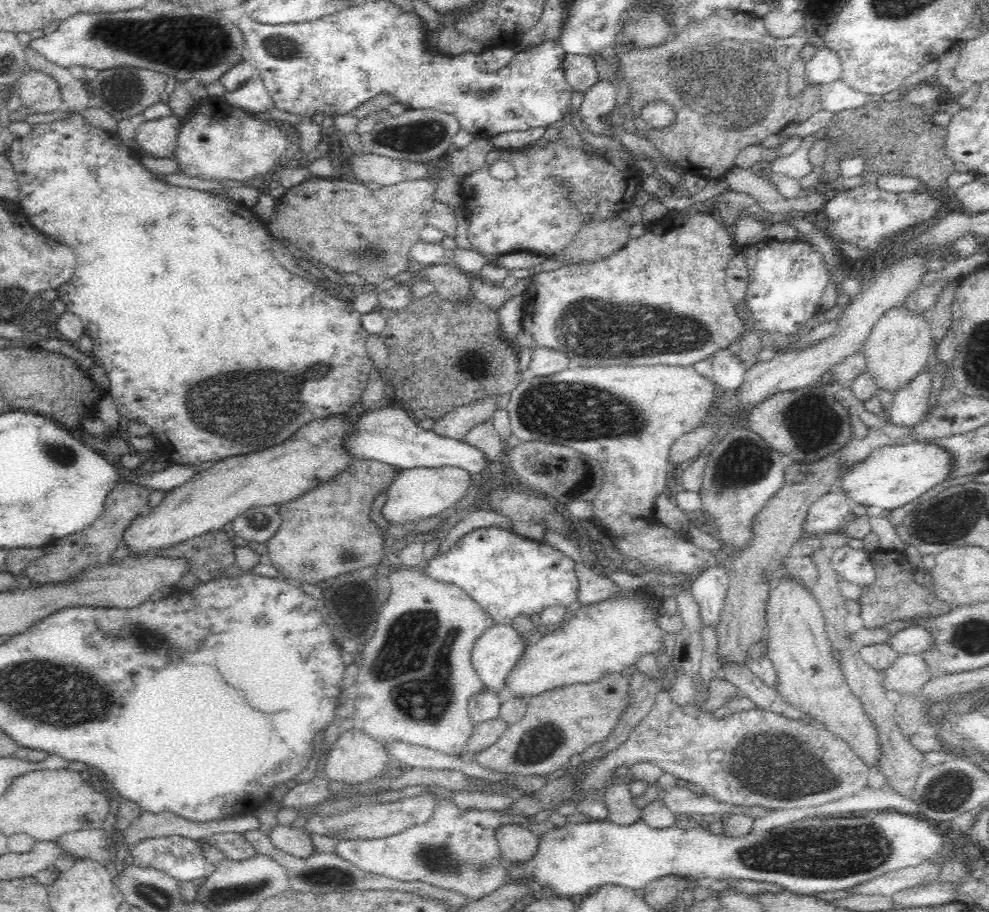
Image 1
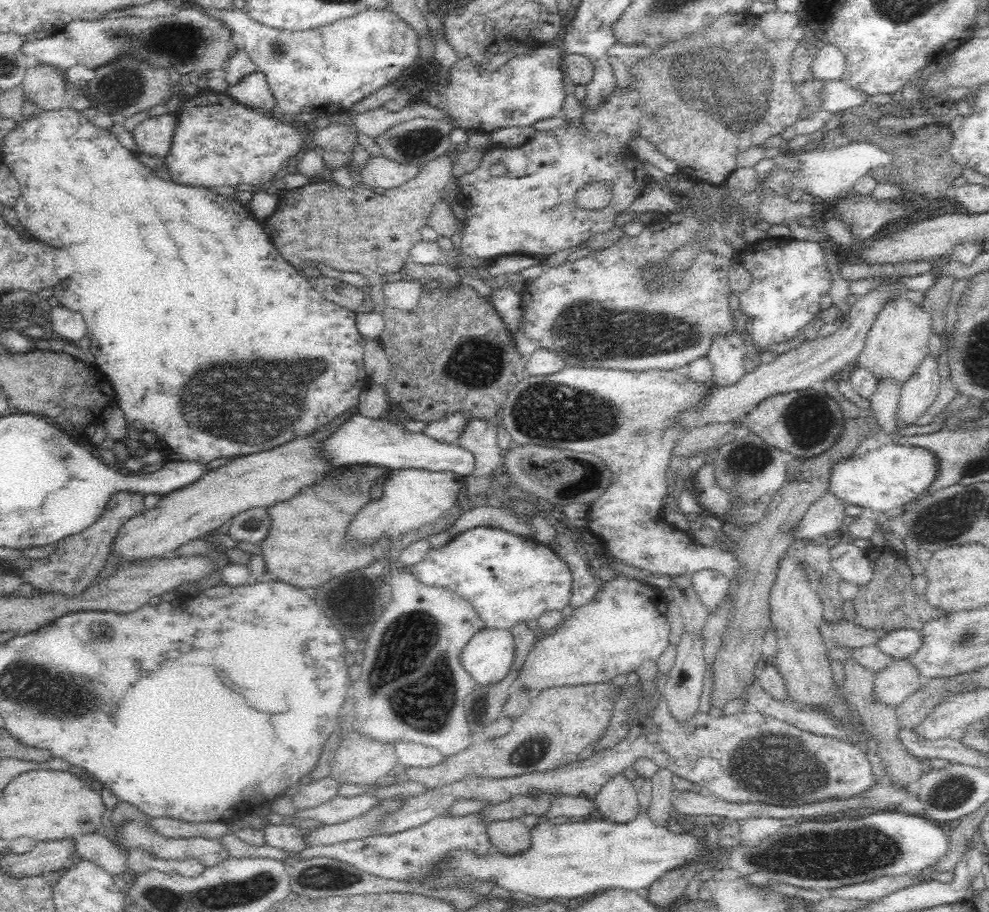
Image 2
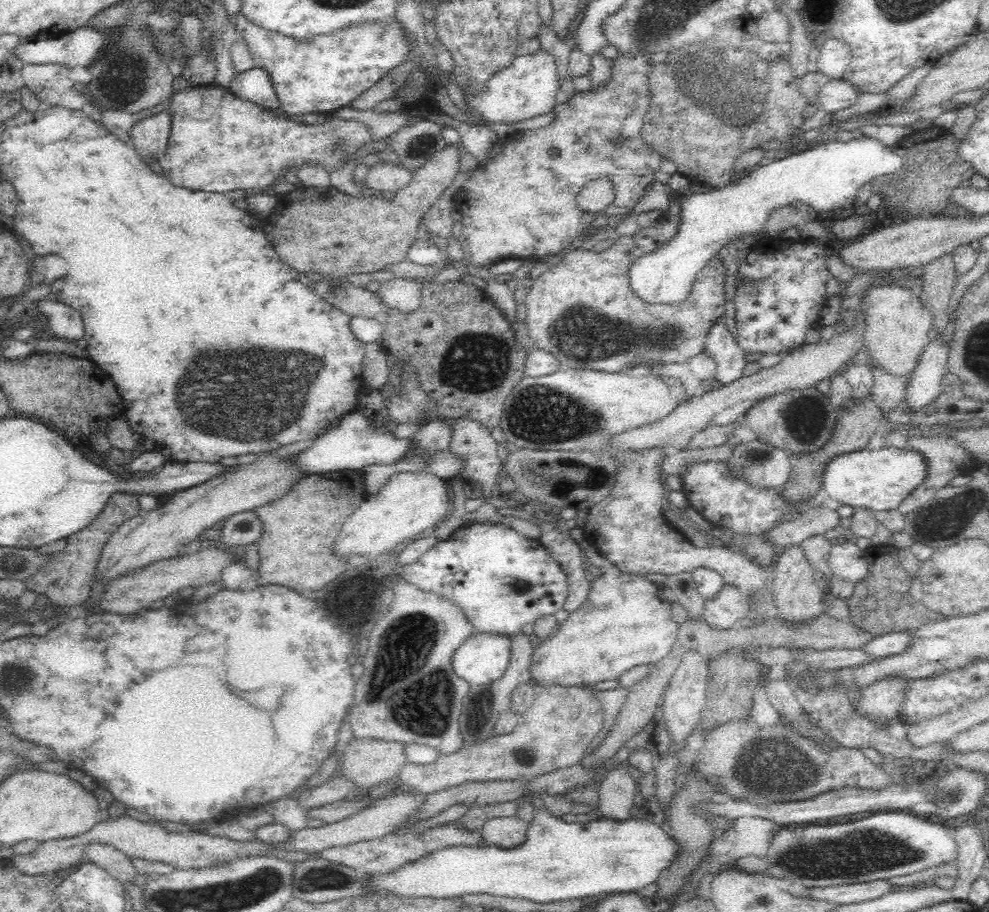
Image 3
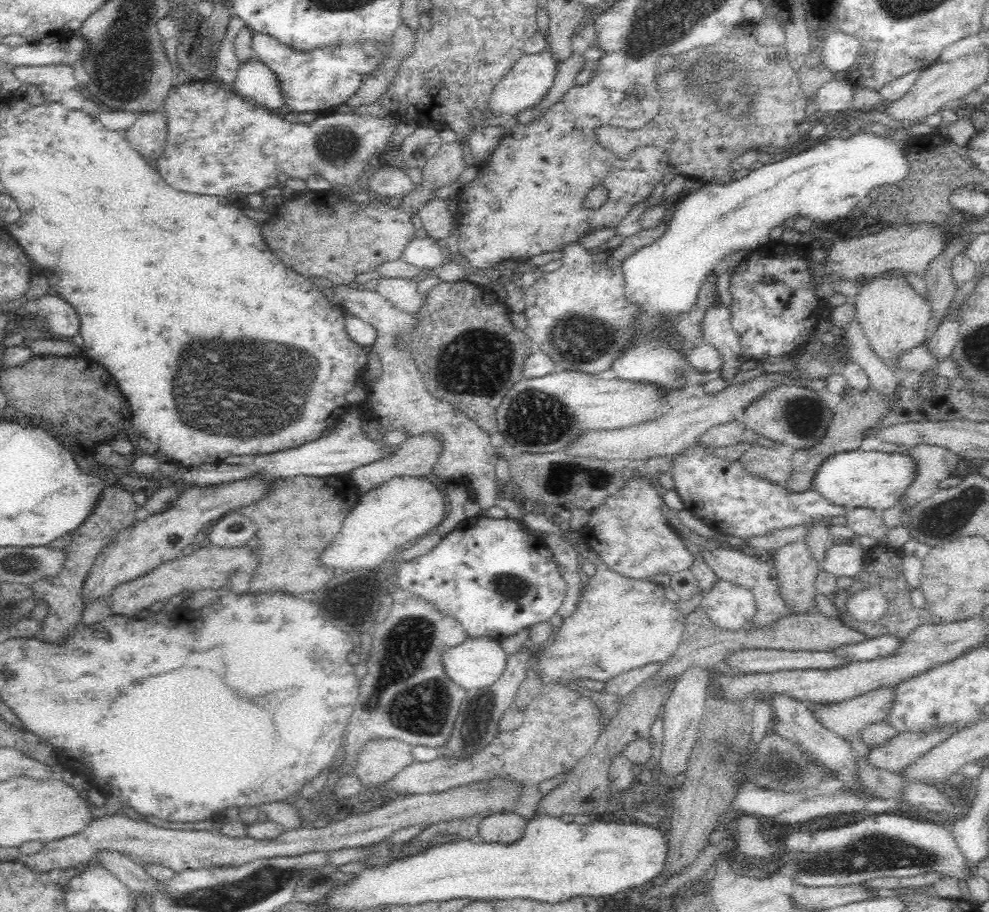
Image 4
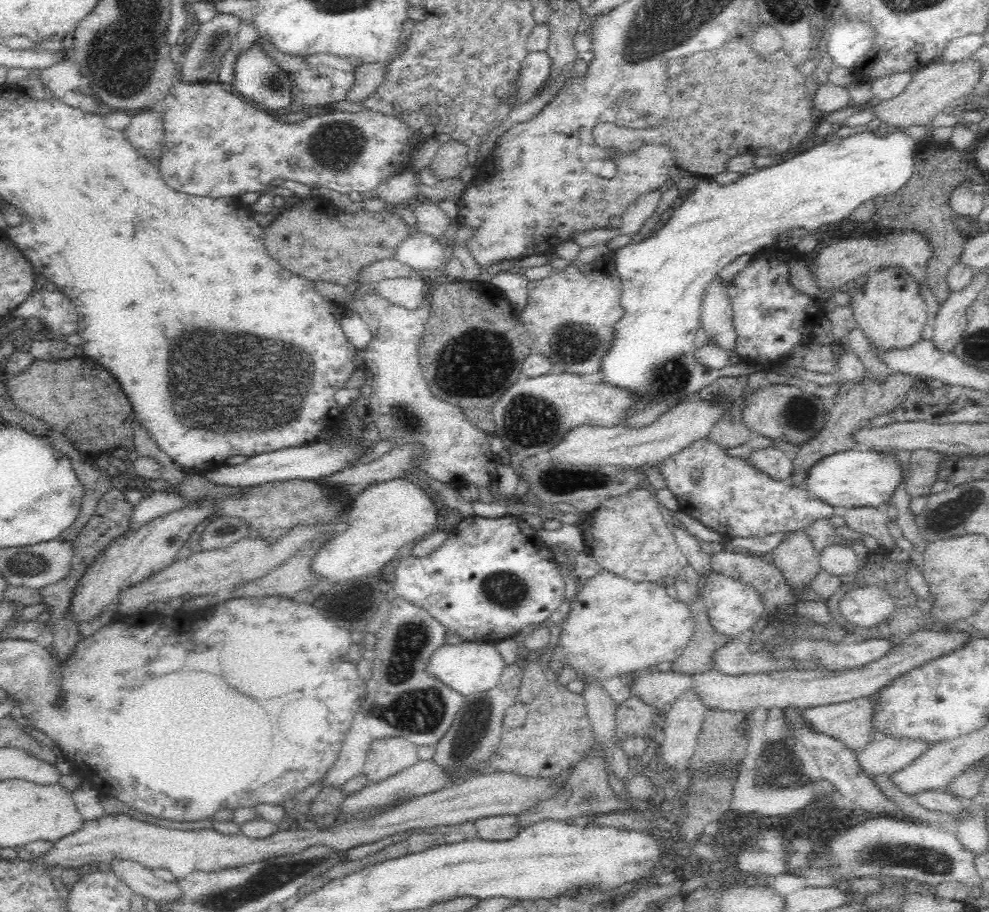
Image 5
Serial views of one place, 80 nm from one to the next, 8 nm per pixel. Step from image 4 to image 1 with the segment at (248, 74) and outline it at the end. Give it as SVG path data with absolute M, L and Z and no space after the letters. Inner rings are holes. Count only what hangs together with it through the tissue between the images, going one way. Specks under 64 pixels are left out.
M262 78L248 80L236 90L228 90L222 96L232 106L242 108L256 115L274 108L273 98L267 91Z

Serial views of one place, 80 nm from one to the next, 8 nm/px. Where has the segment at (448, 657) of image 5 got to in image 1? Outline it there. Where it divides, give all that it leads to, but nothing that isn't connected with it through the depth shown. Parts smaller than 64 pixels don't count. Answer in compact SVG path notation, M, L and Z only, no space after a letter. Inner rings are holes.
M511 624L494 625L486 628L472 644L470 663L484 686L499 693L525 647L526 641Z

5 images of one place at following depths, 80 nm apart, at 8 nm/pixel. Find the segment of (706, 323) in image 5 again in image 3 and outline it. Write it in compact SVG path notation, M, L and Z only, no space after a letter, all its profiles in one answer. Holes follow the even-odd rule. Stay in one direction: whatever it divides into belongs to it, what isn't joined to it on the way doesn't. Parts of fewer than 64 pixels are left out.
M724 317L710 326L705 350L714 357L717 364L715 379L723 385L734 382L742 376L746 366L744 360L746 353L738 347L738 342L727 327Z

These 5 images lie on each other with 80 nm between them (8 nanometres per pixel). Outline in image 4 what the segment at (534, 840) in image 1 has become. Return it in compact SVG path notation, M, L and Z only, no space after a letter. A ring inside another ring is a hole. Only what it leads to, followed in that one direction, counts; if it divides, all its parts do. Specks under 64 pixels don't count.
M514 811L491 814L480 822L478 839L510 844L523 836L526 826L527 821Z

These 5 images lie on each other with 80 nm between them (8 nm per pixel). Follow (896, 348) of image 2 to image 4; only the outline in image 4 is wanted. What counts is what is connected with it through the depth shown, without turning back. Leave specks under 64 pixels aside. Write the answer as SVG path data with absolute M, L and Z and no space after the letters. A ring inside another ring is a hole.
M890 271L869 278L851 302L855 307L855 320L862 327L872 351L890 367L896 366L901 353L914 349L928 338L926 330L932 318L931 307L900 273Z

